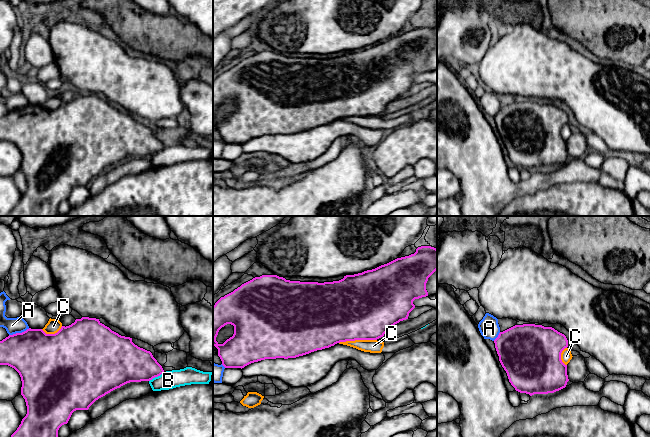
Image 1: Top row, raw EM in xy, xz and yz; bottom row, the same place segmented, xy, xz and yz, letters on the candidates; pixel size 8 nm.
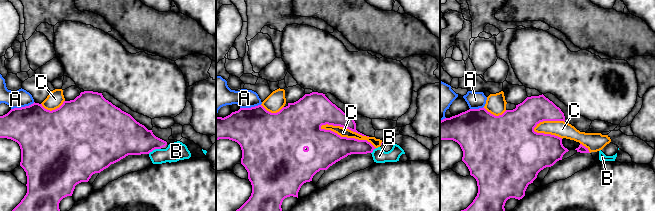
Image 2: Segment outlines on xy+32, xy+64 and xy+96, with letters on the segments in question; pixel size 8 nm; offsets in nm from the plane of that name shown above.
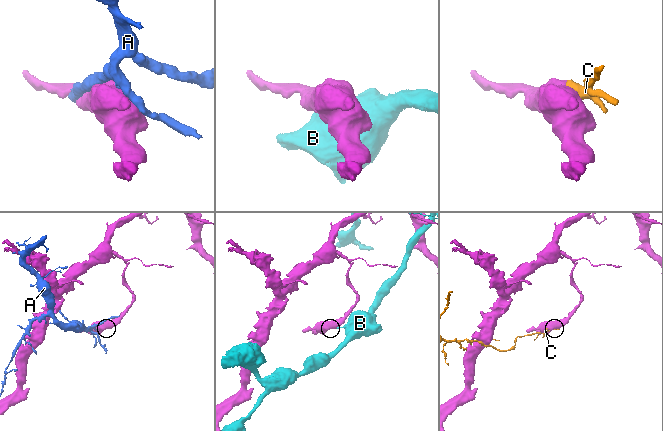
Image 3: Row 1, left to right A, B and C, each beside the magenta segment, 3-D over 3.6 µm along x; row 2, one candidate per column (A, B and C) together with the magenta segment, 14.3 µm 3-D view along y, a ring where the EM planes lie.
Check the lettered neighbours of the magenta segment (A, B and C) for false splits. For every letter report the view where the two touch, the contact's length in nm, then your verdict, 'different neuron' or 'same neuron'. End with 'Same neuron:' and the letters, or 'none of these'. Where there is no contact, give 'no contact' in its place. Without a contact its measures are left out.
A: meets magenta in xy; contact 180 nm long; different neuron
B: meets magenta in xy; contact 150 nm long; different neuron
C: meets magenta in xz; contact 300 nm long; different neuron
Same neuron: none of these

